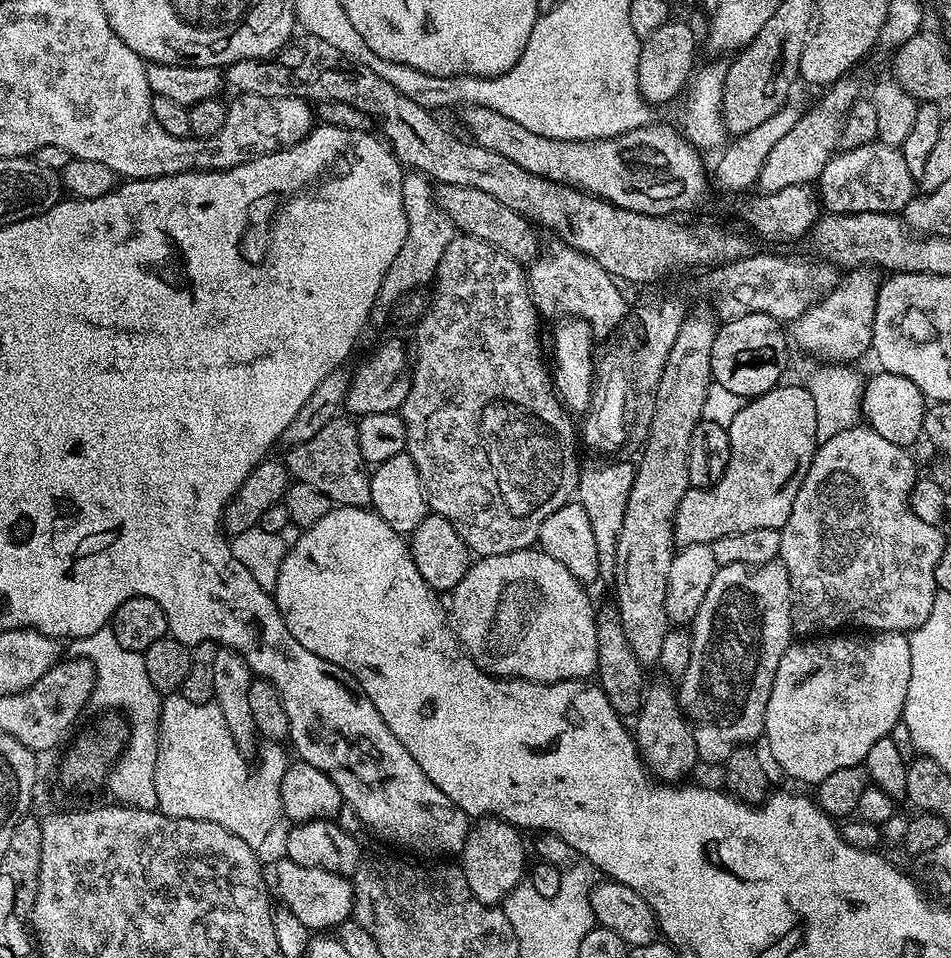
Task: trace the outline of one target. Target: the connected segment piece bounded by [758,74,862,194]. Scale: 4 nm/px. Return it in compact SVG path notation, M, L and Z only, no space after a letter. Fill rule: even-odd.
M856 74L843 76L842 79L834 81L825 92L828 93L813 108L797 115L794 127L774 145L774 150L770 150L766 162L762 162L758 181L761 193L776 192L780 188L795 184L808 186L819 181L826 162L836 155L844 134L846 114L862 96L860 80Z

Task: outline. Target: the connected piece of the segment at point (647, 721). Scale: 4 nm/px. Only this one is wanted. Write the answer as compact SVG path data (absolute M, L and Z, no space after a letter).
M668 684L647 685L644 693L644 705L634 717L634 739L644 760L644 767L657 781L680 782L692 772L692 767L698 764L700 755L694 742L692 725L680 706L679 695Z

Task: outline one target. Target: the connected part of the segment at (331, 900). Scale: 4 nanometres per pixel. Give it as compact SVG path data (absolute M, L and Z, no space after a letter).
M287 858L272 860L263 865L264 881L268 887L269 897L274 898L277 905L289 908L309 930L334 930L346 921L353 919L352 907L354 906L354 890L349 877L339 876L330 870L318 870L310 866L298 866L298 862Z

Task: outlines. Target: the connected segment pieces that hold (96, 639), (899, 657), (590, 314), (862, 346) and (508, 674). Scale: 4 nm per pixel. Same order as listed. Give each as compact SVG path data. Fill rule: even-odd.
M108 626L89 636L73 639L69 644L72 644L66 648L69 657L89 660L96 668L96 685L92 691L91 703L97 704L100 710L119 710L130 717L130 739L125 743L122 758L115 761L110 772L113 794L120 799L117 801L121 805L129 808L155 809L158 794L154 794L154 766L160 741L162 693L154 690L150 682L143 655L118 646L112 629Z
M903 632L864 634L861 635L864 636L861 640L856 636L859 635L824 634L819 638L800 638L789 644L786 654L782 654L782 662L778 662L778 670L774 674L770 698L766 702L763 734L770 740L771 753L777 758L780 766L783 766L784 760L832 760L832 748L870 748L870 746L874 746L874 742L878 742L878 738L890 736L894 726L901 723L906 702L906 690L910 686L910 642L908 636Z
M552 242L548 252L546 248L531 261L526 275L528 287L541 305L544 303L552 308L561 308L565 317L584 320L590 326L593 337L611 337L611 332L623 322L628 312L628 300L620 293L621 285L616 277L602 270L594 258L574 250L569 244Z
M849 271L833 292L791 321L791 343L820 360L838 360L834 362L856 362L852 360L858 359L863 352L867 353L872 346L872 322L878 287L878 280L868 272L871 271Z
M536 546L523 548L510 554L481 556L469 567L462 582L458 582L458 586L452 589L450 593L452 601L449 604L447 601L446 615L448 623L452 625L452 633L455 634L464 653L489 676L532 680L535 684L557 684L560 680L583 680L595 673L598 662L598 642L596 641L596 608L591 598L580 588L583 588L581 581L576 580L574 574L570 574L570 570L566 570L566 566L558 562L558 558L550 558L550 554L546 554Z

